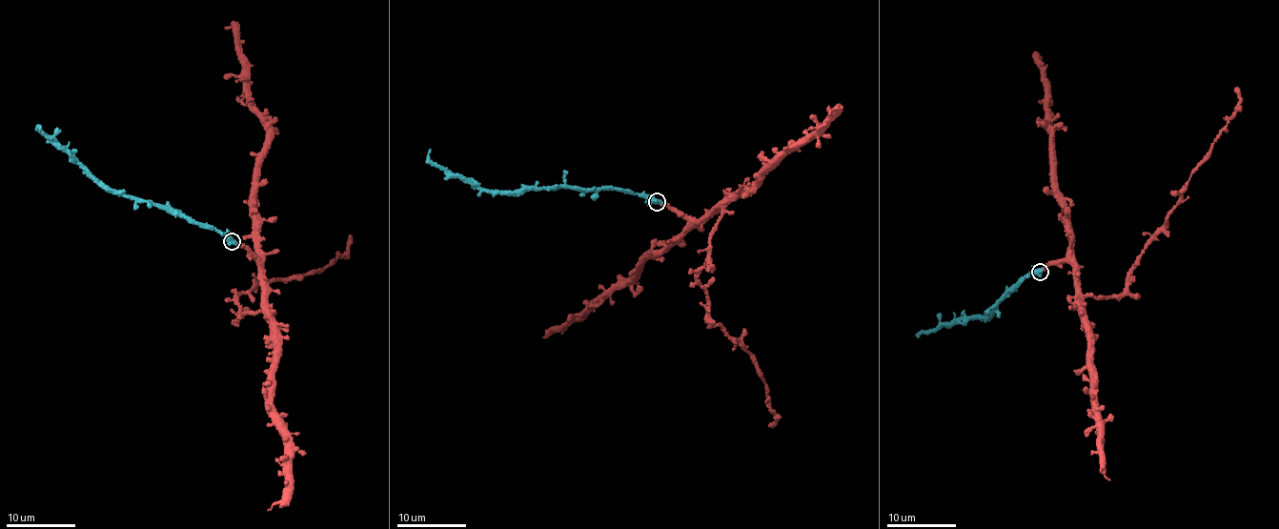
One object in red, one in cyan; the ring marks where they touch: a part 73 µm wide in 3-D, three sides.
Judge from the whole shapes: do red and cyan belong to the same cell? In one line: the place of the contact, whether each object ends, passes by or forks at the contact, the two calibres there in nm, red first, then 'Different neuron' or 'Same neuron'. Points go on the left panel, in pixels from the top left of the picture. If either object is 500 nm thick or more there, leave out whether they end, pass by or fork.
Place: (232, 241). At the ring red ends. At the ring cyan passes by. Thickness 280 nm (red) against 420 nm. Same neuron

